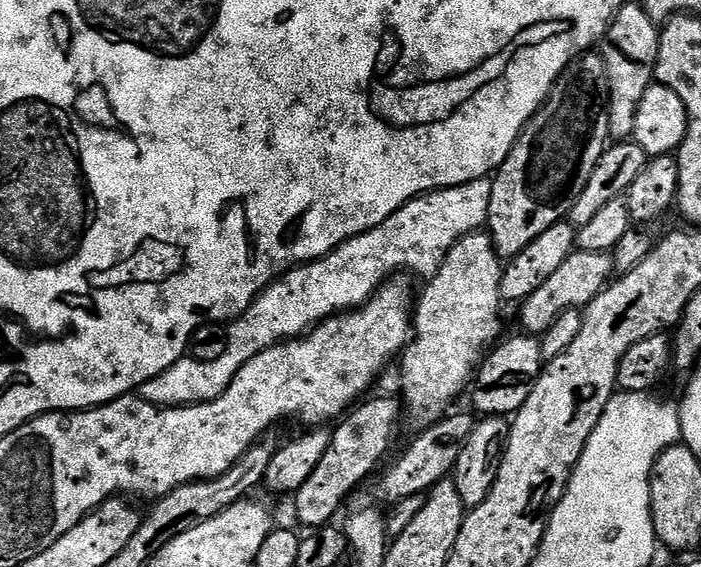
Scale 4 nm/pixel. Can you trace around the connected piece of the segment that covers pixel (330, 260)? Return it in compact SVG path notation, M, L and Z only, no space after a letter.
M485 178L449 188L438 188L434 192L425 192L423 196L416 196L410 202L406 202L406 206L390 214L386 222L374 226L374 230L358 234L342 242L330 254L311 260L309 264L300 264L285 272L283 276L276 277L241 316L237 316L227 325L226 351L219 358L214 358L214 362L198 362L191 358L174 362L174 366L162 370L162 374L150 378L150 382L140 387L138 395L146 402L157 404L162 409L187 408L193 404L205 404L218 398L228 389L230 382L234 382L234 374L238 374L238 370L242 370L242 366L246 366L250 358L262 354L262 350L270 346L303 336L308 329L315 328L321 320L327 320L329 316L336 316L340 312L347 312L353 308L361 308L384 283L397 274L413 272L414 275L421 276L421 281L431 280L434 274L438 274L446 254L450 254L450 250L463 236L481 231L487 225L491 193L492 181Z

